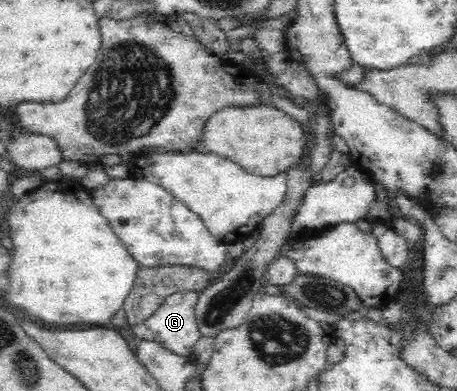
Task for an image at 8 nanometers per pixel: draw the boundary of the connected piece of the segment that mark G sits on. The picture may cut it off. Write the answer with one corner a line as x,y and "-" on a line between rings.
192,289
173,292
164,299
164,302
150,316
146,317
146,320
130,325
130,330
134,332
137,339
156,341
162,344
169,352
177,356
188,357
189,354
193,353
198,339
203,336
197,325
196,318
198,297
199,291
193,291

